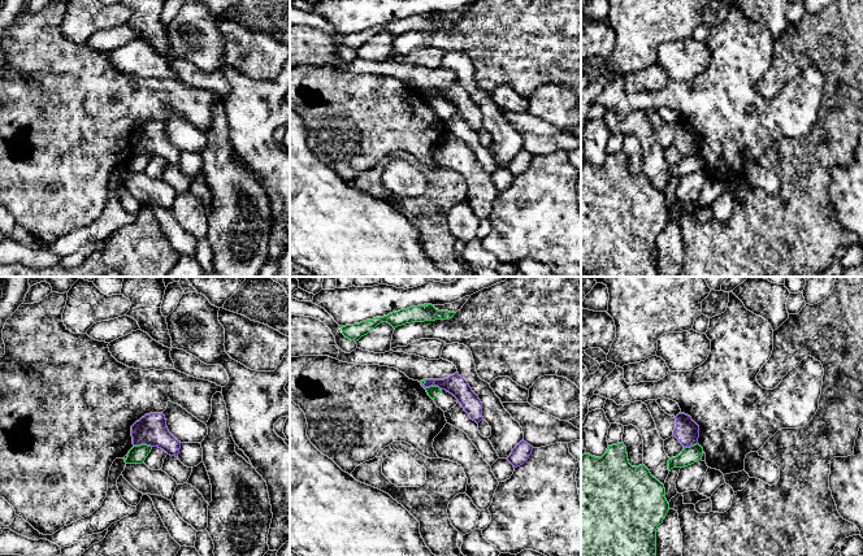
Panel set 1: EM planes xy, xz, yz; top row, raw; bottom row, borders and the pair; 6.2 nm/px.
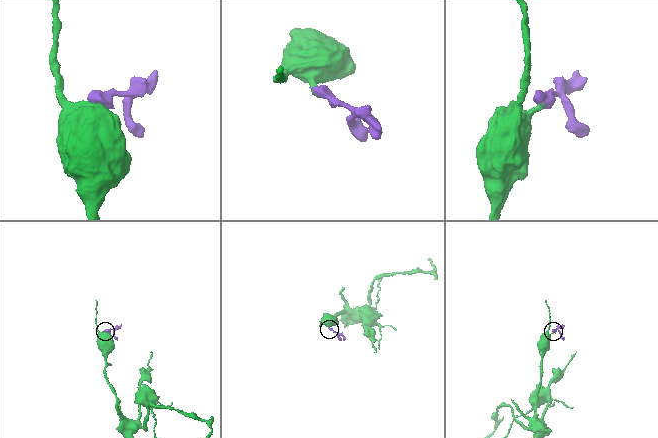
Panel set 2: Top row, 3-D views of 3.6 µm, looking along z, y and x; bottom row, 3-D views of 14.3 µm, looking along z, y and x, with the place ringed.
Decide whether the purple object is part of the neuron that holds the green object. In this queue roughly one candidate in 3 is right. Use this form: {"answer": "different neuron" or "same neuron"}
{"answer": "different neuron"}

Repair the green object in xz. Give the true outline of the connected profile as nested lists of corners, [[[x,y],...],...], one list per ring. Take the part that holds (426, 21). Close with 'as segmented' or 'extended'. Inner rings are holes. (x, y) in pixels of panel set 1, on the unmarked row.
[[[424,13],[417,16],[409,16],[407,18],[400,18],[393,21],[383,26],[377,26],[373,29],[367,29],[360,32],[342,35],[342,43],[351,48],[359,49],[361,45],[367,44],[372,38],[374,38],[381,31],[390,32],[394,38],[411,31],[424,31],[435,29],[450,29],[455,21],[438,19],[432,13]]]; as segmented

